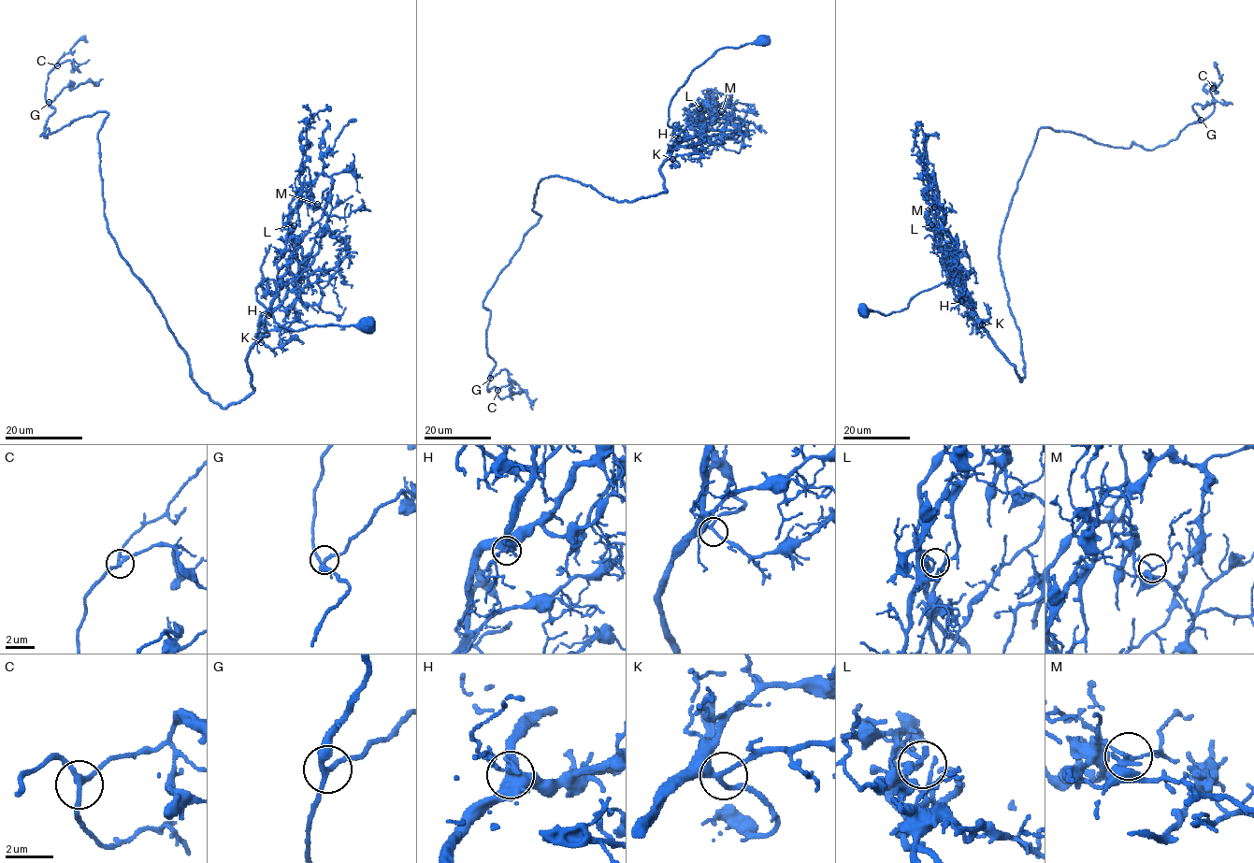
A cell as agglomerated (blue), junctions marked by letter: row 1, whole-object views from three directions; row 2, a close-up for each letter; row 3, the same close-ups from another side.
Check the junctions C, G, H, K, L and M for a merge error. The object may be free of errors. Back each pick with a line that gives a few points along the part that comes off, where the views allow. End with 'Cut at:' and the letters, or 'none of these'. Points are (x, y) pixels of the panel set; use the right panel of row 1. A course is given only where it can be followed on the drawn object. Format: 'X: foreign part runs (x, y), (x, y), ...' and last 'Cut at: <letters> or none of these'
L: foreign part runs (931, 225), (955, 294), (1021, 381), (999, 248), (1037, 131), (1154, 150), (1214, 109), (1215, 67)
Cut at: L

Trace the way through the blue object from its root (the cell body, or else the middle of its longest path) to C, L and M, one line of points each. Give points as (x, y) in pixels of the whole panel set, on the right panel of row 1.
C: (864, 309), (903, 309), (955, 272), (1021, 381), (999, 247), (1037, 131), (1152, 151), (1211, 113), (1213, 88)
L: (864, 309), (888, 315), (903, 309), (915, 295), (945, 282), (954, 272), (962, 280), (947, 244), (931, 225)
M: (864, 309), (888, 315), (903, 309), (915, 295), (945, 282), (954, 272), (962, 280), (955, 241), (934, 207)

